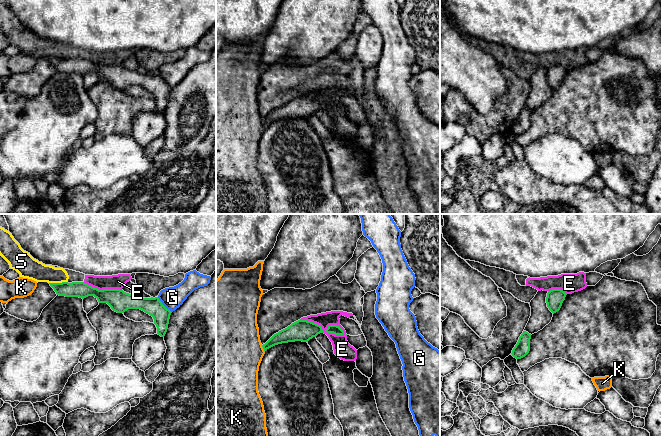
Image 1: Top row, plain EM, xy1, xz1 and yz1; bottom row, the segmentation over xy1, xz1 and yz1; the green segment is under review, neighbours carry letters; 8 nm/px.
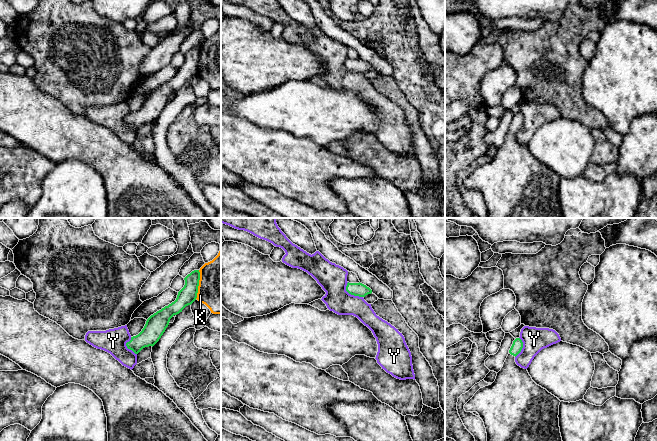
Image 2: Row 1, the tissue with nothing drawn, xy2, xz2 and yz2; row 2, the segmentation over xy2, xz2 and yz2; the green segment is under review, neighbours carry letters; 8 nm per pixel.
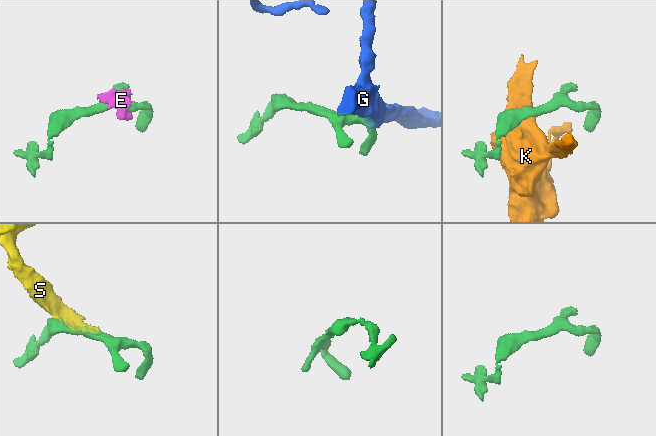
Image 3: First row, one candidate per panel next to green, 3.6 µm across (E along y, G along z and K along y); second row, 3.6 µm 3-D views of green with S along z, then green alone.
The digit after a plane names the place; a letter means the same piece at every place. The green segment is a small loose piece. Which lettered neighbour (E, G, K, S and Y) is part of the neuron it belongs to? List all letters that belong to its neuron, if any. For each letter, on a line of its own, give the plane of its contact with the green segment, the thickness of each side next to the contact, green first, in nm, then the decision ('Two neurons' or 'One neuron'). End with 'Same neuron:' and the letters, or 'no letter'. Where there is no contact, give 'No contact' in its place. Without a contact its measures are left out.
E: Touches green in xz1. Thickness 70 nm (green) against 140 nm. Two neurons
G: Touches green in xy1. Thickness 140 nm (green) against 170 nm. Two neurons
K: Touches green in xy2. Thickness 150 nm (green) against 360 nm. Two neurons
S: Touches green in xy1. Thickness 130 nm (green) against 170 nm. Two neurons
Y: Touches green in xz2. Thickness 110 nm (green) against 220 nm. Two neurons
Same neuron: no letter

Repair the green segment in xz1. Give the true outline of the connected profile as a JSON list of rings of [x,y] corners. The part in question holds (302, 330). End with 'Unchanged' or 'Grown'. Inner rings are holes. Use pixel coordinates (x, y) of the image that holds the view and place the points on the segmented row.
[[[298,320],[287,328],[274,334],[265,344],[262,345],[264,351],[282,343],[302,341],[308,342],[318,334],[323,333],[322,327],[307,320]]]. Unchanged

